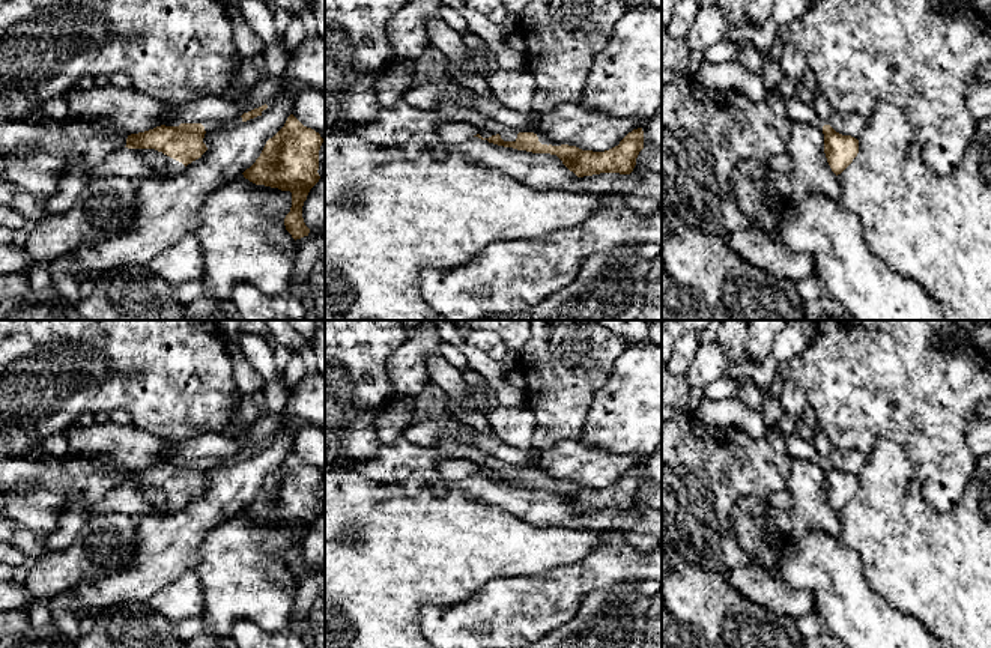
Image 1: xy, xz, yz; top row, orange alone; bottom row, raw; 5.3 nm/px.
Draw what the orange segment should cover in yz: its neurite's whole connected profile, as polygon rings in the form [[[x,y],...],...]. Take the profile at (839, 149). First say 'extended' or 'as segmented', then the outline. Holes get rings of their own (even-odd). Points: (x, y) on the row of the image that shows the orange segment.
as segmented; [[[830,125],[823,126],[824,153],[832,171],[841,174],[857,156],[859,140],[836,132]]]

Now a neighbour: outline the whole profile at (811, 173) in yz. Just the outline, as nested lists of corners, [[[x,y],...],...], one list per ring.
[[[792,123],[785,153],[791,158],[789,182],[792,203],[809,194],[821,194],[838,201],[841,185],[824,153],[824,134],[806,123]]]

